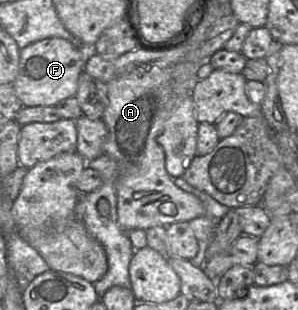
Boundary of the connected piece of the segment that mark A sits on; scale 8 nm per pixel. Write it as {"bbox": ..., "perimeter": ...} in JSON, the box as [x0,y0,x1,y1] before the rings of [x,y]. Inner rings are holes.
{"bbox":[102,58,210,231],"perimeter":[[[204,58],[168,68],[152,67],[145,74],[128,74],[106,84],[107,105],[102,120],[108,129],[108,136],[103,153],[120,167],[116,185],[117,217],[123,231],[167,227],[205,216],[202,201],[171,181],[165,167],[165,152],[157,138],[163,132],[174,105],[180,98],[191,94],[200,67],[209,62],[210,58]]]}

